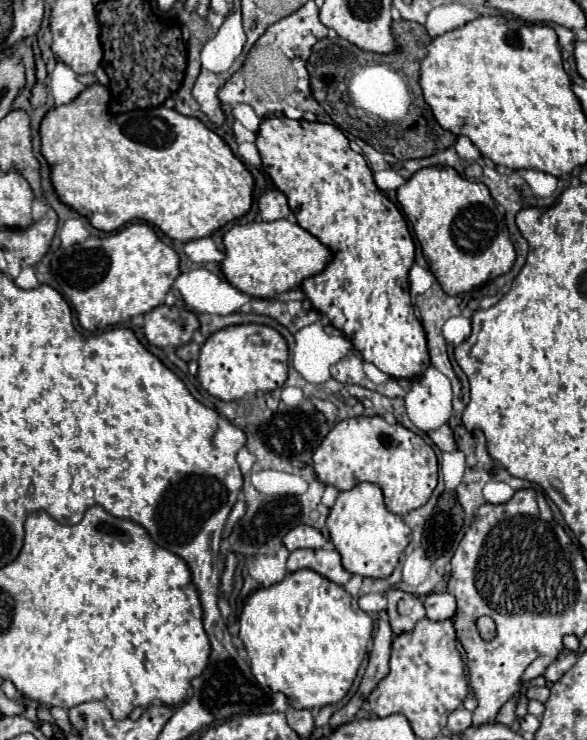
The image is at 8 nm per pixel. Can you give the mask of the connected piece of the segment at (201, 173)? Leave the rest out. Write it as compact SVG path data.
M92 84L76 100L56 106L42 118L40 152L50 166L50 180L62 204L88 218L90 224L102 232L114 232L128 222L140 220L160 228L170 240L178 242L210 236L226 222L250 210L254 188L252 174L232 154L224 140L200 120L166 106L112 116L106 110L108 100L108 88Z

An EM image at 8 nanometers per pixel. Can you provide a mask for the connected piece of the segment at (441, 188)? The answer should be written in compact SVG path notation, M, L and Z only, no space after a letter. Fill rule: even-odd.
M428 166L398 188L398 202L414 228L430 272L446 294L480 288L512 268L516 252L504 214L482 182L470 182L450 166Z

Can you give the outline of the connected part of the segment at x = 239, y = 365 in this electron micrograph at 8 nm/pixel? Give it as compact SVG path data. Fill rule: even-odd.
M240 324L212 334L200 350L198 364L200 386L208 394L230 402L250 394L282 388L288 378L288 344L270 326Z

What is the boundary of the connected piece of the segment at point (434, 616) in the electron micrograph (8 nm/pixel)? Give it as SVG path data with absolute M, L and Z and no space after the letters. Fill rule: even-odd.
M448 592L444 594L428 594L424 598L424 608L426 608L426 618L434 622L450 620L456 612L456 598Z

